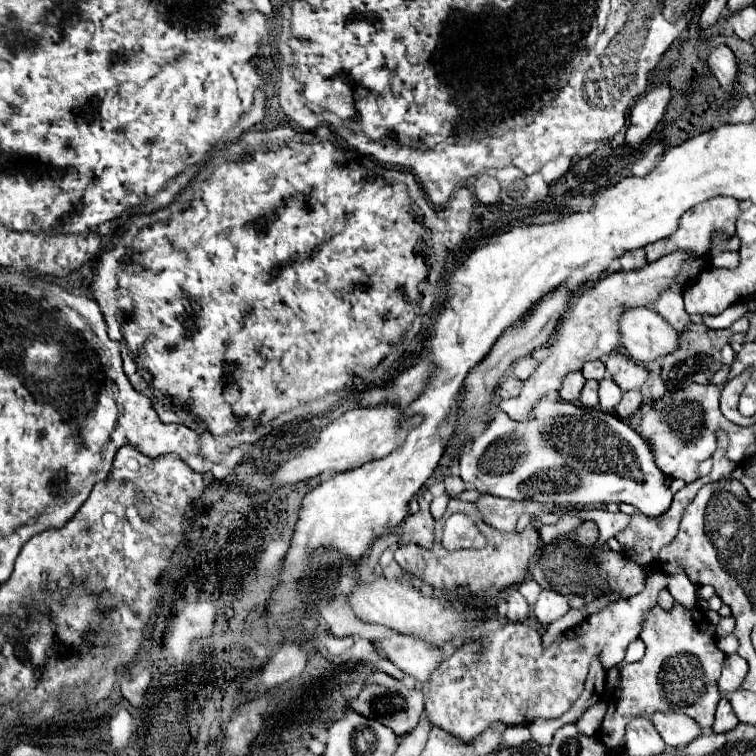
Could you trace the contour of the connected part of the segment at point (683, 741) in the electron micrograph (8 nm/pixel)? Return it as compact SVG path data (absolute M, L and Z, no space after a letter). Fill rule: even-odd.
M658 711L650 717L650 721L654 723L656 731L670 747L688 745L702 733L702 729L696 725L694 719L690 719L688 715L680 715L680 713L660 713Z

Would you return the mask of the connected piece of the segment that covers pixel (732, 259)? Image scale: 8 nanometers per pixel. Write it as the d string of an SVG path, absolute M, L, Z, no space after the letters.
M718 253L718 255L714 255L712 257L712 265L716 265L716 267L736 267L740 263L740 255L738 253Z

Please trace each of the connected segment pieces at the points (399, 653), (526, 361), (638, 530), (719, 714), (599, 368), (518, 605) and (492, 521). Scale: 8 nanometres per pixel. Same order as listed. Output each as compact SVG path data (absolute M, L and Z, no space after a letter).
M388 635L376 641L376 645L386 659L390 659L396 667L400 667L408 675L414 675L422 683L428 683L430 673L442 663L442 651L430 647L420 639Z
M528 355L528 357L518 359L518 361L512 365L512 373L514 373L518 379L525 381L533 374L538 366L539 362Z
M706 479L688 483L684 489L680 489L674 495L674 501L670 505L670 509L656 517L656 519L648 519L646 515L638 513L632 515L628 527L624 531L620 531L616 535L616 539L628 547L632 547L634 551L646 553L646 563L652 565L658 561L658 551L668 545L676 533L678 533L678 523L682 517L682 511L686 509L686 505L694 499L694 495L698 493L698 489L706 483Z
M726 697L720 699L718 703L718 709L716 709L716 721L714 721L714 727L712 731L714 733L722 733L722 731L732 731L736 725L738 725L738 717L734 715L732 707L730 707L730 701Z
M590 361L590 363L586 363L582 367L582 373L584 373L586 379L596 379L596 381L600 381L600 379L606 377L606 369L604 369L602 361Z
M514 587L506 591L506 601L508 601L508 613L506 613L506 617L510 621L524 621L528 617L530 607L528 607L526 599Z
M480 493L474 501L480 513L480 519L498 531L514 531L518 521L518 501L494 497L488 493Z

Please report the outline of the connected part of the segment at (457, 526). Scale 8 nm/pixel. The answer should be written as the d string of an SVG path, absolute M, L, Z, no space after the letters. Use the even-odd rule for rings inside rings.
M466 515L450 516L444 525L442 545L448 550L480 549L486 545L480 531L474 527L474 523ZM453 519L458 519L453 521Z

